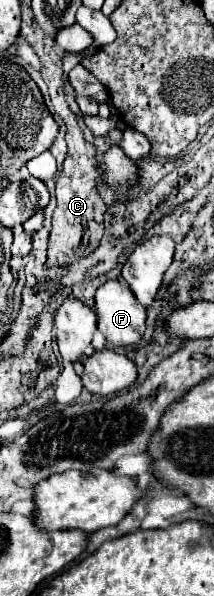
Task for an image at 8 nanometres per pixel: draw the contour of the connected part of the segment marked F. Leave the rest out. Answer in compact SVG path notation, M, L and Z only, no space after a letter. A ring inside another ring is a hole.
M107 281L95 293L95 313L97 327L111 345L131 347L143 339L145 333L145 307L135 301L129 287L123 287L121 281Z

